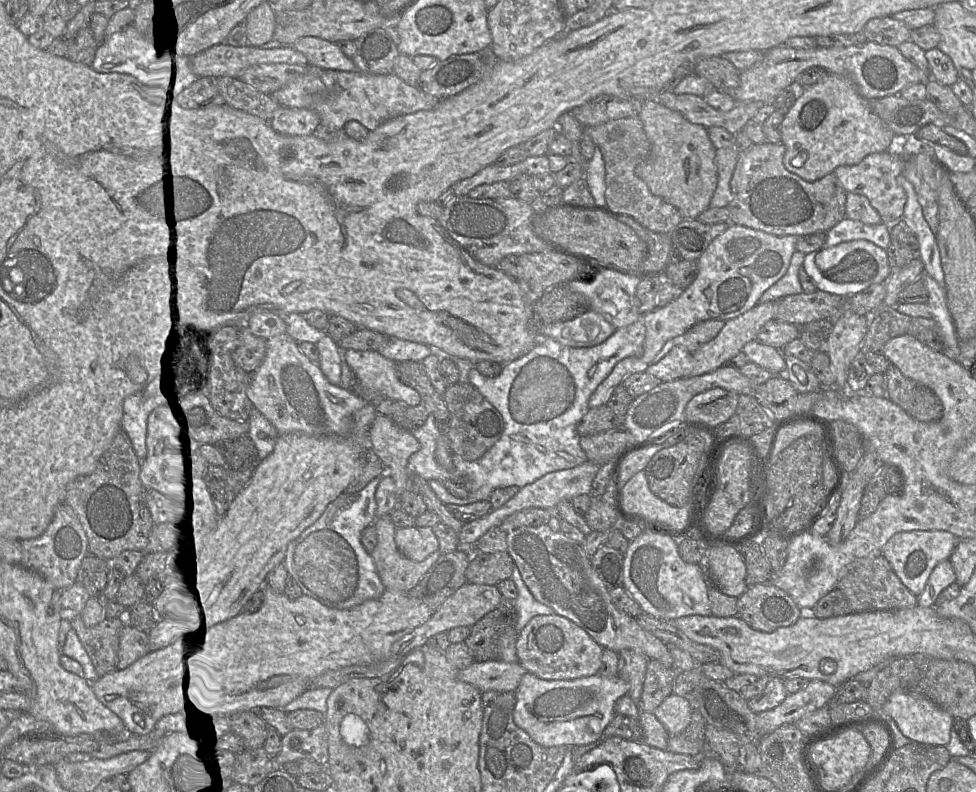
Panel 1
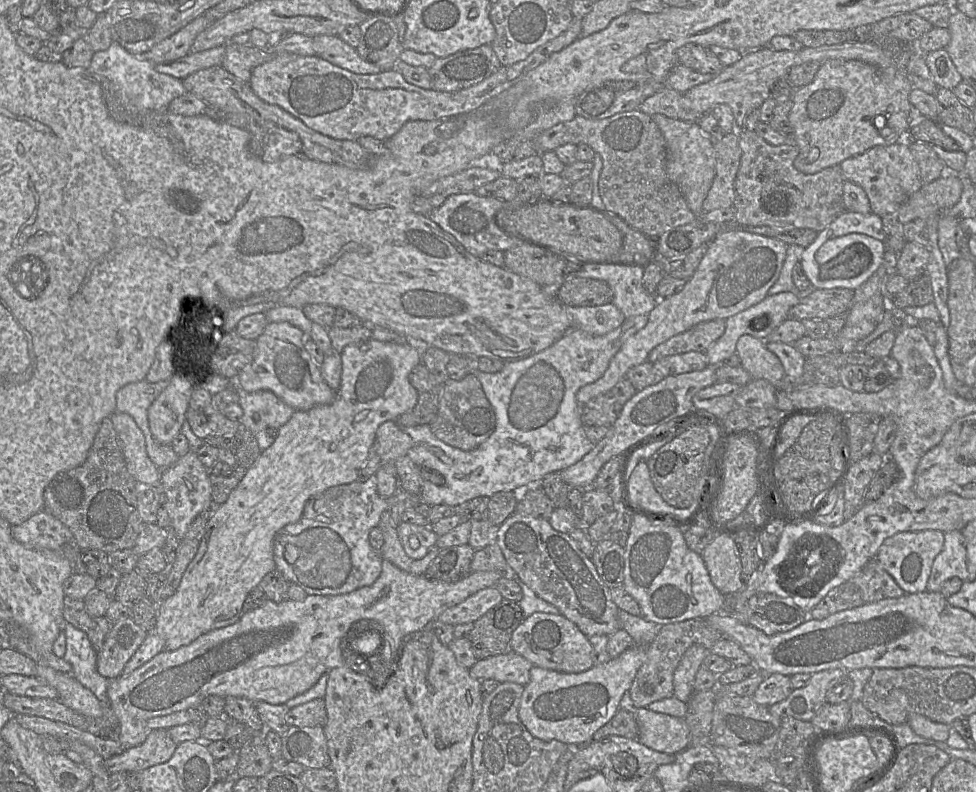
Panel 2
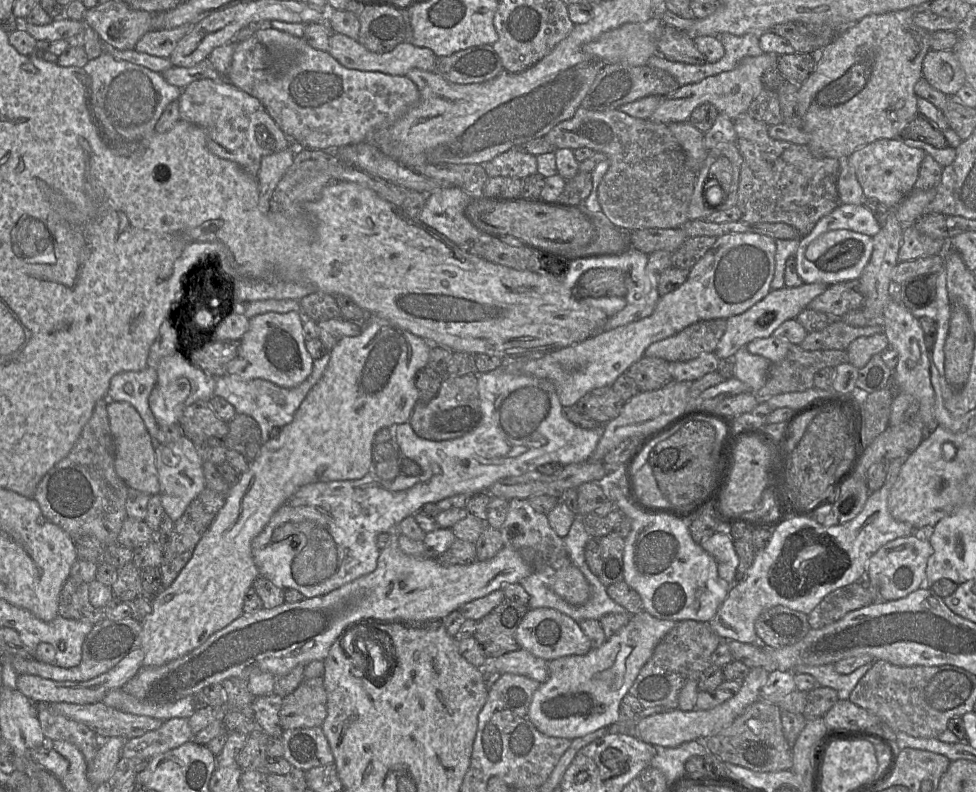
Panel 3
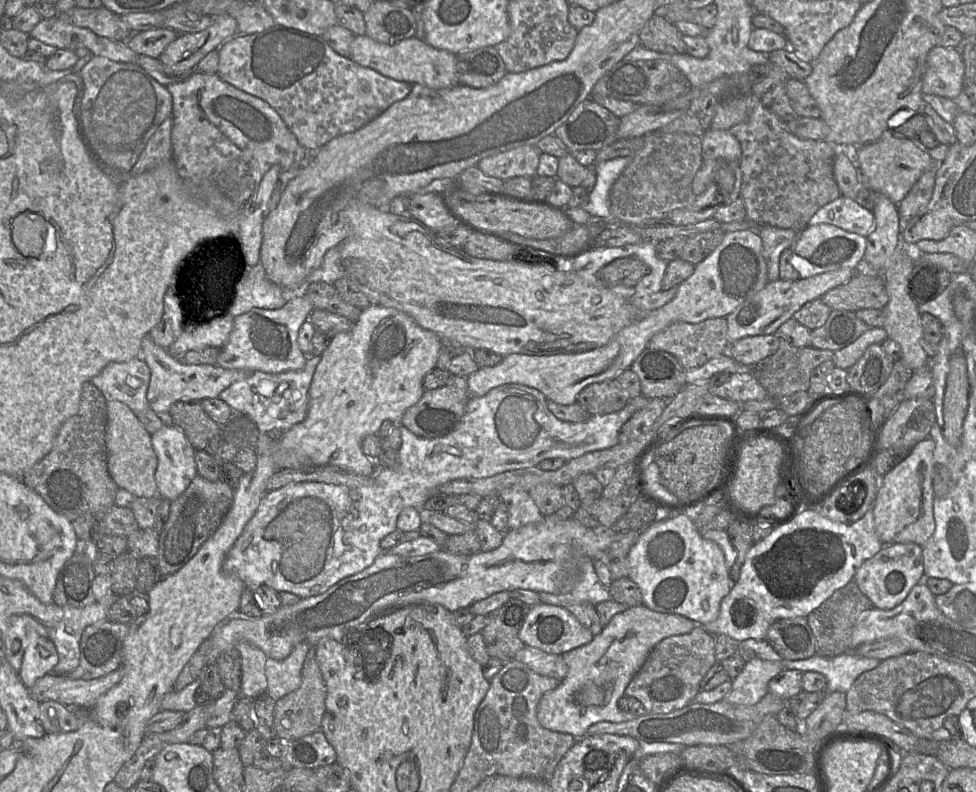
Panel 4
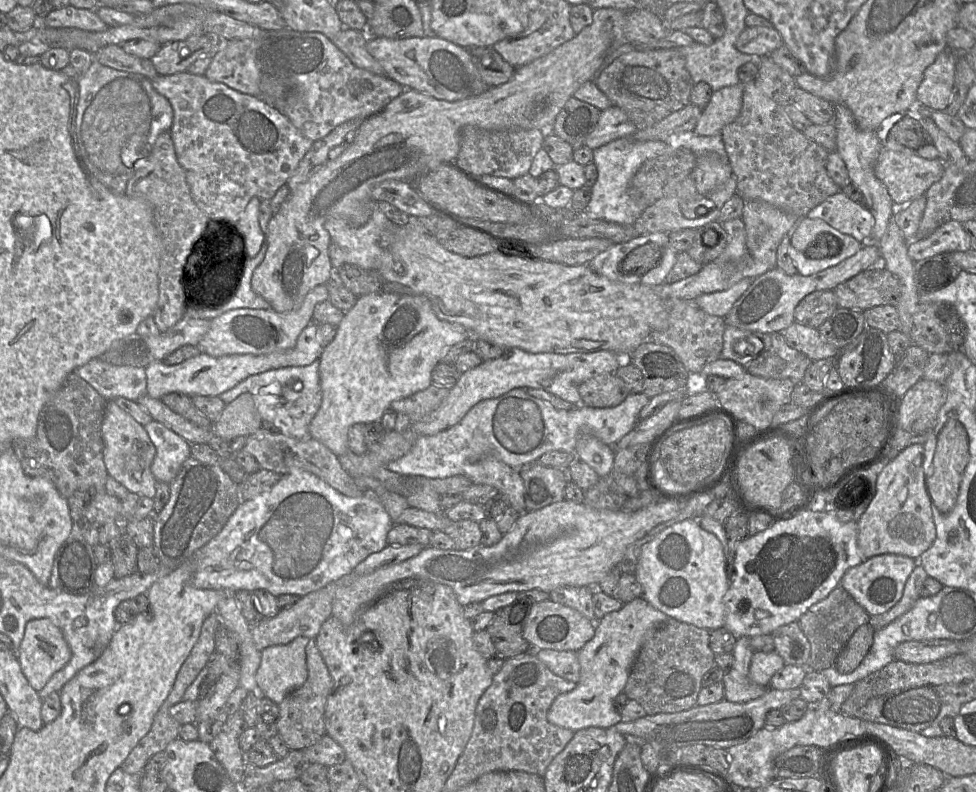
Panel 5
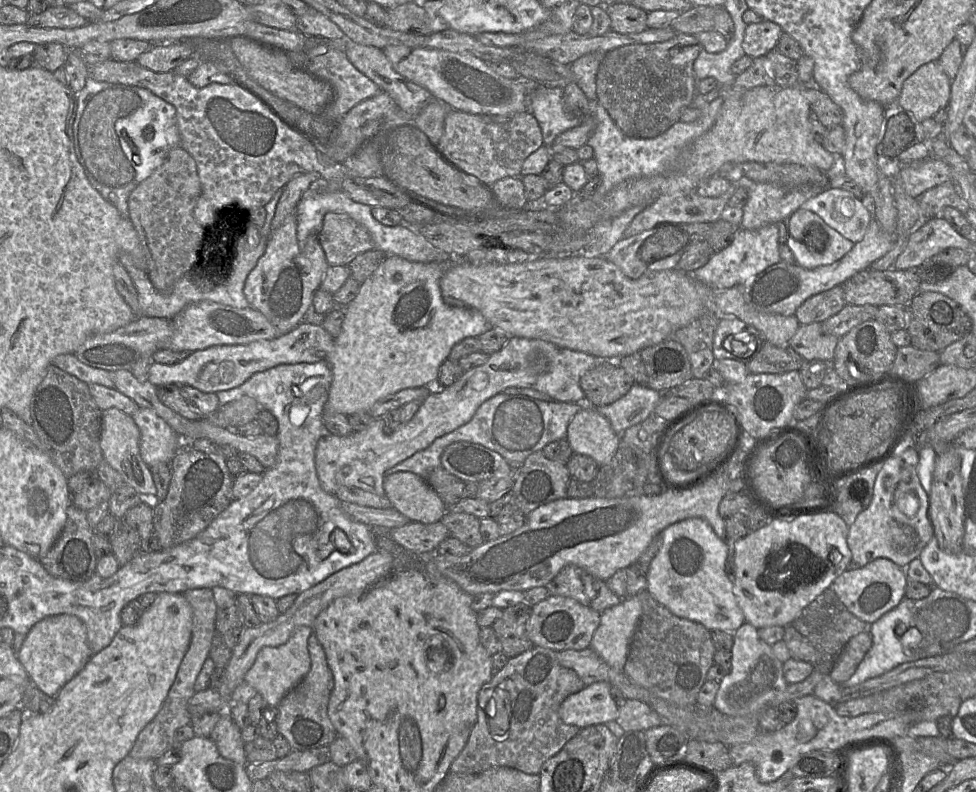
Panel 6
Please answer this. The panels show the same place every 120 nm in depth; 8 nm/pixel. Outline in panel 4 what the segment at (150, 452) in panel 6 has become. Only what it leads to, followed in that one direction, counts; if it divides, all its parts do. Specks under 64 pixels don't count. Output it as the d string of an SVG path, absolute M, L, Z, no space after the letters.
M166 423L151 435L157 456L155 480L158 494L169 501L177 499L198 475L195 450L185 433Z

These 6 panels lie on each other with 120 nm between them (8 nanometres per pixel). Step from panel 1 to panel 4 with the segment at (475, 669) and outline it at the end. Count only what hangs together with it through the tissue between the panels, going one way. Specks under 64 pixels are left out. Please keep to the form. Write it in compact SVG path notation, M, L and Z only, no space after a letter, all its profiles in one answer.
M525 645L514 657L534 672L562 681L568 672L563 656L546 653L539 648Z

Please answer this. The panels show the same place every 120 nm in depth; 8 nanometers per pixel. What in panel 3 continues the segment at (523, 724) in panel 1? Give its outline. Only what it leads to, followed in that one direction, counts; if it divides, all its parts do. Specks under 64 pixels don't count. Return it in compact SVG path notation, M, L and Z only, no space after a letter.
M643 610L604 644L585 655L560 657L547 662L548 679L534 692L529 718L546 736L573 740L618 720L620 703L642 667L676 622L660 620Z

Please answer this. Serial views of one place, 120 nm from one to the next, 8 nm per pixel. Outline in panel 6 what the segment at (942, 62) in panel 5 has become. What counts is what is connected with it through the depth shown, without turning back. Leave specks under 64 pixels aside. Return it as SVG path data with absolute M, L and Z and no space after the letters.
M937 60L926 63L904 81L896 104L921 123L948 106L951 83Z

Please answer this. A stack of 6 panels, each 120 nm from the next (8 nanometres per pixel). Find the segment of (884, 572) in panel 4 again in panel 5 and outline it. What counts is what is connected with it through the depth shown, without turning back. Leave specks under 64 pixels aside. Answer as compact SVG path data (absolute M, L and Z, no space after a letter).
M885 553L870 557L846 571L841 579L843 587L870 616L890 610L902 597L908 577L917 565L918 559Z

